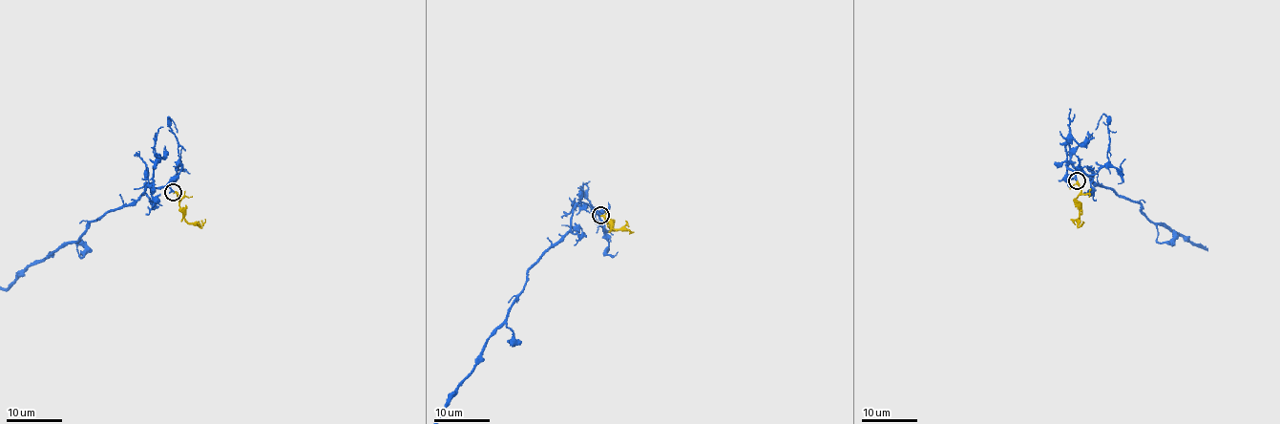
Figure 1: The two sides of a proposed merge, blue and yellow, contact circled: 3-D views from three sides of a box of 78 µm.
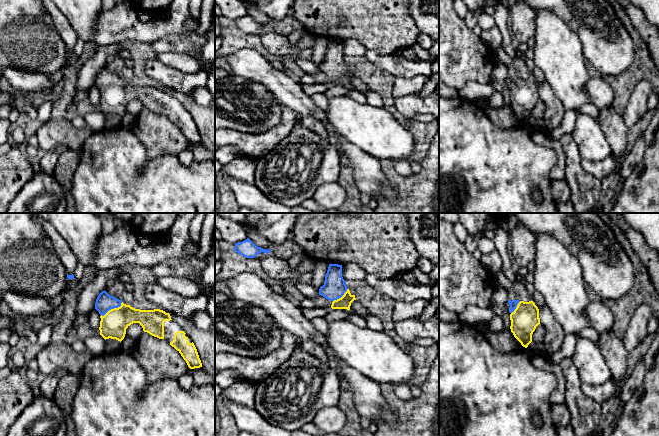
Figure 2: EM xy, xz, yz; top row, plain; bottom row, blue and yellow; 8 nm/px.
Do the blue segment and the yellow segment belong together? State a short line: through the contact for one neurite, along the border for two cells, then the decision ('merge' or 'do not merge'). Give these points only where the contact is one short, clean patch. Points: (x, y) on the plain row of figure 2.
line xy (104, 78), (112, 84), (113, 100); merge

